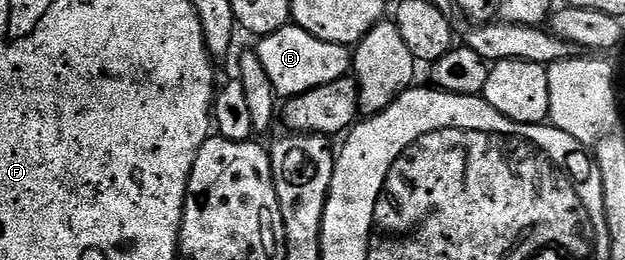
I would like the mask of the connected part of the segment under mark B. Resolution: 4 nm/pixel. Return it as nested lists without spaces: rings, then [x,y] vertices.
[[[294,23],[259,38],[255,44],[254,51],[262,61],[262,68],[266,70],[266,76],[270,78],[277,98],[280,99],[297,97],[306,91],[314,91],[314,87],[334,83],[349,76],[353,68],[353,54],[349,46],[326,43]]]

